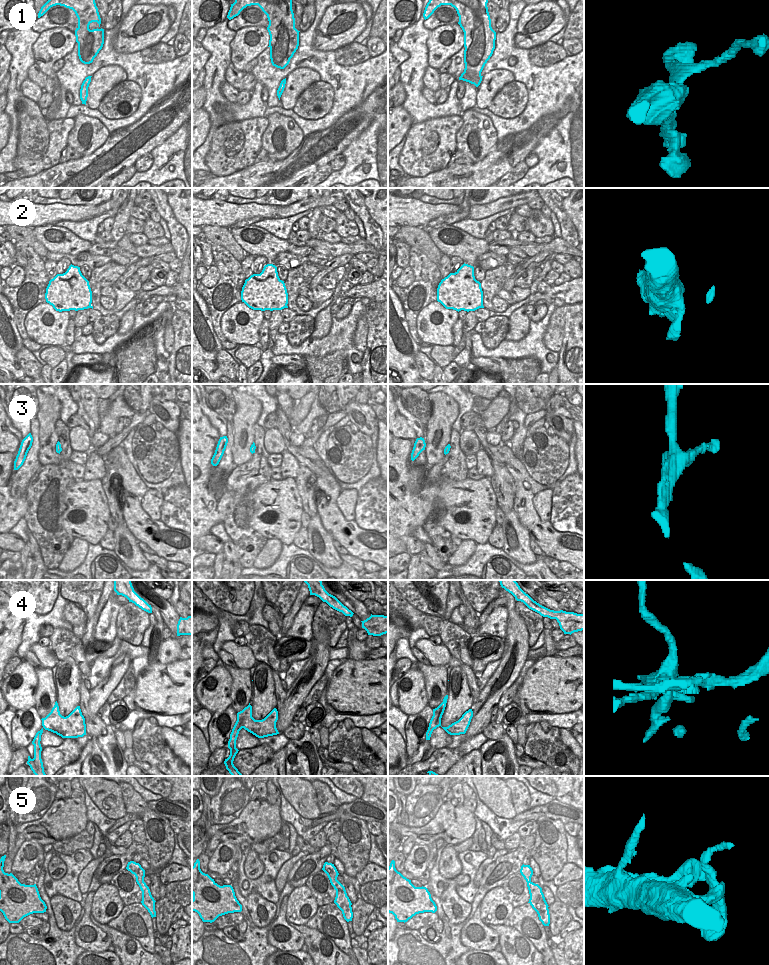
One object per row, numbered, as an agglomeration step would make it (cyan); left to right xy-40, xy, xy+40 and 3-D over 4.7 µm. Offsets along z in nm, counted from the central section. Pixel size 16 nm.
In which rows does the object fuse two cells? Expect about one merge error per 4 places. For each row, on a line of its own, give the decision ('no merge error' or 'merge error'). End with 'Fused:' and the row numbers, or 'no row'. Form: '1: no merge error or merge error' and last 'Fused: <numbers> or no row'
1: merge error
2: no merge error
3: no merge error
4: merge error
5: no merge error
Fused: 1, 4

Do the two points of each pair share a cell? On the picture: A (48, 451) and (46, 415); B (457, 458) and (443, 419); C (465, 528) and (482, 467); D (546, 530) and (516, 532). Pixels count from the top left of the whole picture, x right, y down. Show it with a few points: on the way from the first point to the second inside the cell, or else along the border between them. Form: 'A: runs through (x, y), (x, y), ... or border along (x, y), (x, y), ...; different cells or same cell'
A: runs through (51, 442), (52, 433), (47, 428), (47, 424); same cell
B: border along (452, 429), (448, 443); different cells
C: border along (484, 476), (489, 478); different cells
D: border along (515, 512), (519, 522), (528, 531), (530, 538); different cells

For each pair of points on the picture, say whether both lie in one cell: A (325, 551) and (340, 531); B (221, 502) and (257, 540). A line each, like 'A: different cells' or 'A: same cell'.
A: different cells
B: different cells

